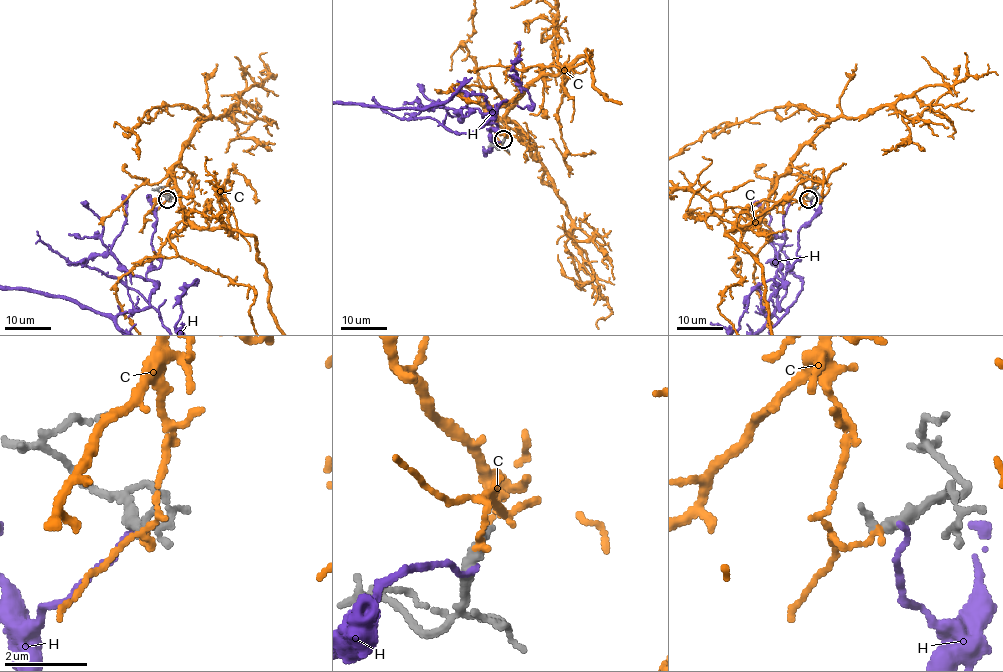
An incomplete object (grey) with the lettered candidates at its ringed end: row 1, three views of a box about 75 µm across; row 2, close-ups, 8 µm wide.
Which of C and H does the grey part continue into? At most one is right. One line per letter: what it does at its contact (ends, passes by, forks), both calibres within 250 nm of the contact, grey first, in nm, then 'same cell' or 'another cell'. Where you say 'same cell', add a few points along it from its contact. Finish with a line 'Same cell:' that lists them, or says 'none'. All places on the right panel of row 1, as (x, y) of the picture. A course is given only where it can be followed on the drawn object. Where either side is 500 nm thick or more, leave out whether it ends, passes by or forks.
C: it ends there; 320 nm thick on the grey side, 150 nm on the other; same cell
H: it ends there; 360 nm thick on the grey side, 120 nm on the other; another cell
Same cell: C

